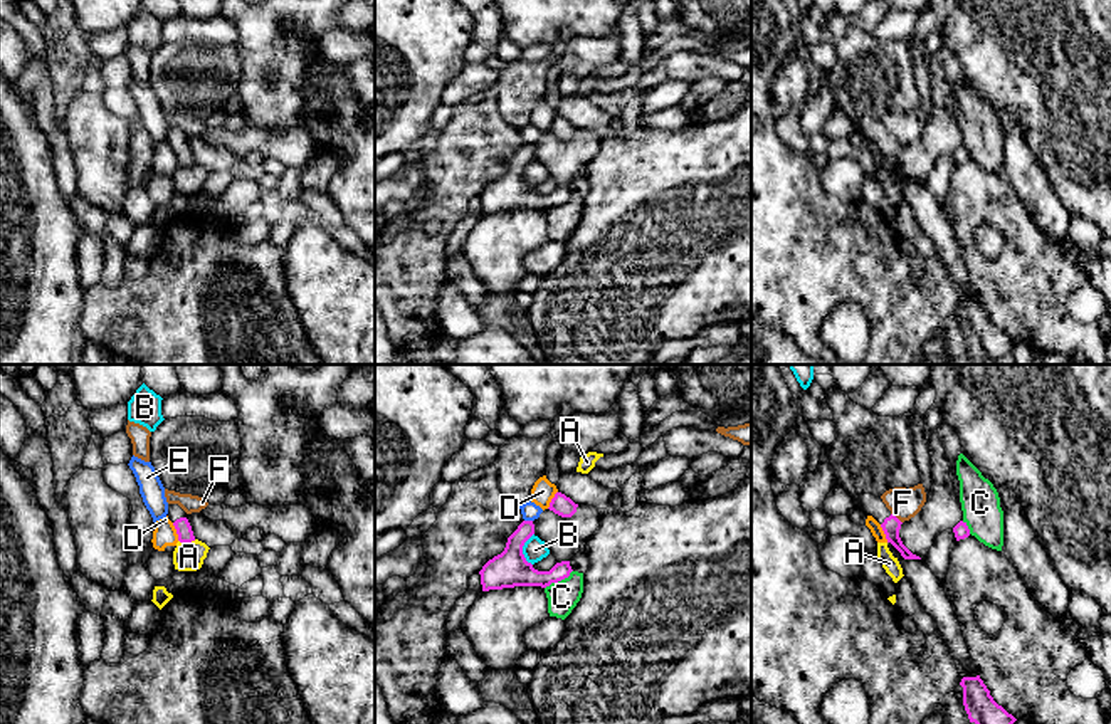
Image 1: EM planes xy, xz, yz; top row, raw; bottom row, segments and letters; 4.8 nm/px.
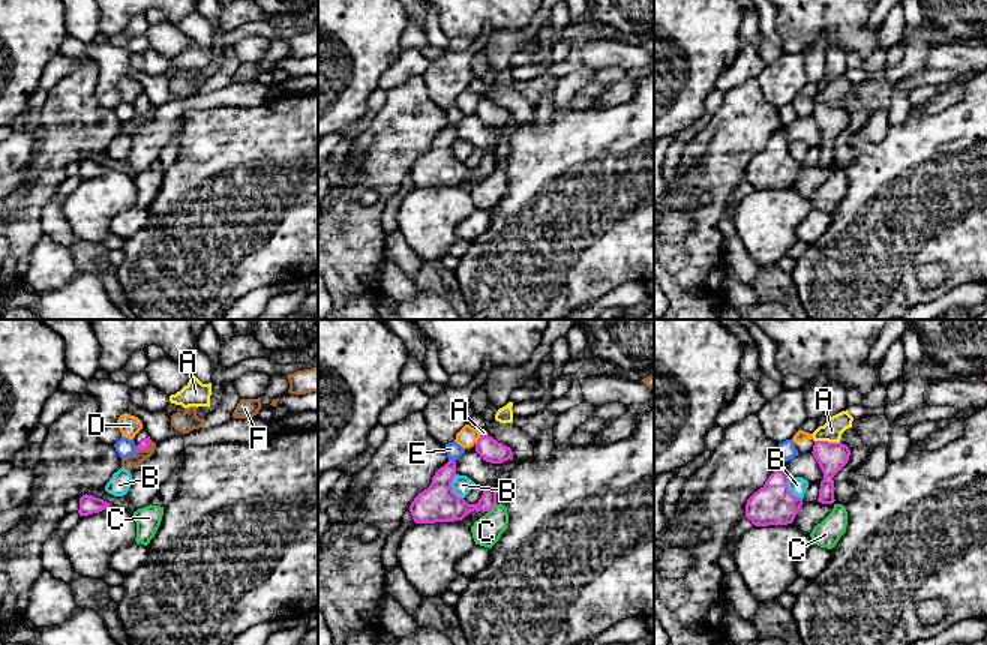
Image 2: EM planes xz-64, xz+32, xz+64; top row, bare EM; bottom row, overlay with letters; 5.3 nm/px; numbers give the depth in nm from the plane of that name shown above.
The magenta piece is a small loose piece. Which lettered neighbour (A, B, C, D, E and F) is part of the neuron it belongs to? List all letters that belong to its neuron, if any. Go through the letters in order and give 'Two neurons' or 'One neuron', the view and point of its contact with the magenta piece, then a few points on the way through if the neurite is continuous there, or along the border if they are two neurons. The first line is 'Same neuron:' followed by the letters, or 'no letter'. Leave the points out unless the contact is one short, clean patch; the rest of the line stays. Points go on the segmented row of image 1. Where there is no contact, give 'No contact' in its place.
Same neuron: no letter
A: Two neurons. Touches magenta at xy (187, 541). Boundary: xy (195, 540), (179, 541)
B: Two neurons. Touches magenta at xz (521, 550)
C: Two neurons. Touches magenta at xz (558, 580)
D: Two neurons. Touches magenta at xy (177, 531). Boundary: xy (172, 523), (179, 540)
E: Two neurons. Touches magenta at xz (528, 521)
F: Two neurons. Touches magenta at yz (896, 518). Boundary: yz (891, 513), (901, 523)

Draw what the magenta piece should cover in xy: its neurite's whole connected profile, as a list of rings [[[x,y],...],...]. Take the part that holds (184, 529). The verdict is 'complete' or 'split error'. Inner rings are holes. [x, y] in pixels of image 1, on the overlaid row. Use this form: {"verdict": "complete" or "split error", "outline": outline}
{"verdict": "split error", "outline": [[[168,504],[168,514],[166,516],[173,522],[180,543],[195,541],[192,526],[187,519],[187,512],[178,504]]]}

